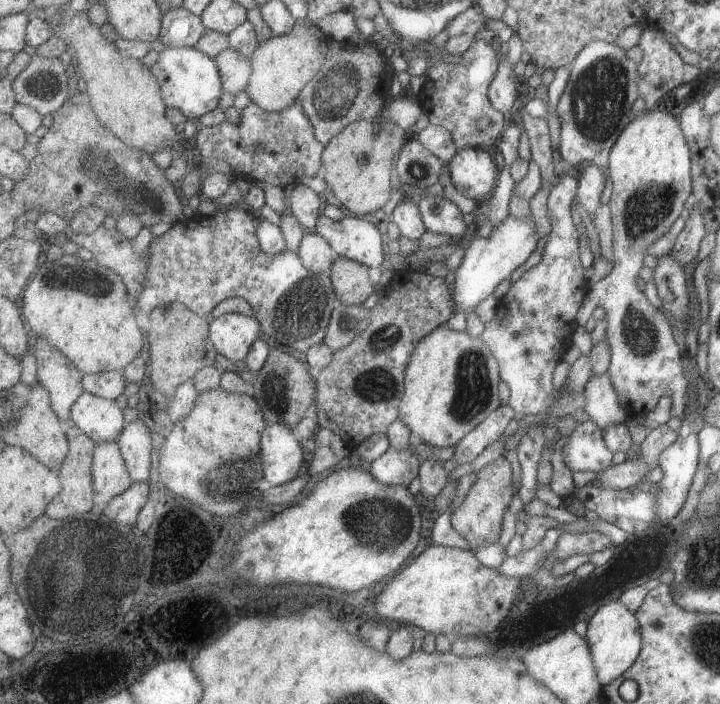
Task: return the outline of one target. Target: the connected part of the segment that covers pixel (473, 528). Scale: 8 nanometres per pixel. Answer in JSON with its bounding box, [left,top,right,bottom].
[453,455,516,548]

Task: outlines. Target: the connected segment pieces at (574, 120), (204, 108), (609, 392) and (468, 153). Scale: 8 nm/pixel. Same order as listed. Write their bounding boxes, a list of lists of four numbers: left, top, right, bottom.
[[556,39,641,176],[152,47,225,121],[586,372,626,429],[450,147,502,202]]

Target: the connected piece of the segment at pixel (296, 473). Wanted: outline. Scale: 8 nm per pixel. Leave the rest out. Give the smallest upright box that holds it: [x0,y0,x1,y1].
[263,424,304,486]

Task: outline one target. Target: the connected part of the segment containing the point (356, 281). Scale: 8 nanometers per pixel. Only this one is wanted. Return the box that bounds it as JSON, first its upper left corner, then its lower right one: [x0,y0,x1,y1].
[333,256,377,305]

